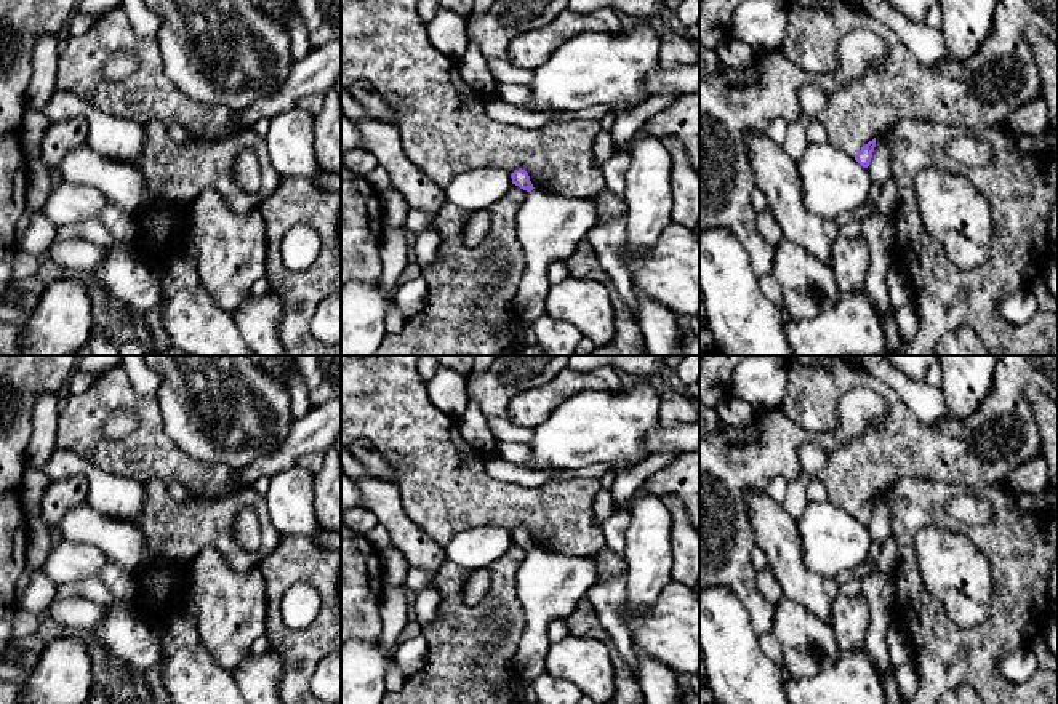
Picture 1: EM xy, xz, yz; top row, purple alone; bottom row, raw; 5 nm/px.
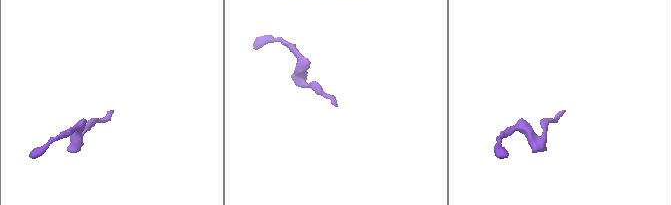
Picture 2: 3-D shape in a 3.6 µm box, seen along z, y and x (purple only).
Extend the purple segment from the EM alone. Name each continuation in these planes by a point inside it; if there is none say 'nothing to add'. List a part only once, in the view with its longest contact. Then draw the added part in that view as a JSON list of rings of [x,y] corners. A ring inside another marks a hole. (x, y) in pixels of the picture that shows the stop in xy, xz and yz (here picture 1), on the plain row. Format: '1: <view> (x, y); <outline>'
1: xz (549, 586); [[[539,547],[527,552],[515,576],[515,592],[523,608],[523,629],[512,658],[512,672],[525,680],[533,680],[546,672],[544,659],[549,651],[547,627],[554,619],[565,619],[597,582],[597,565],[591,557],[567,557],[551,554]]]

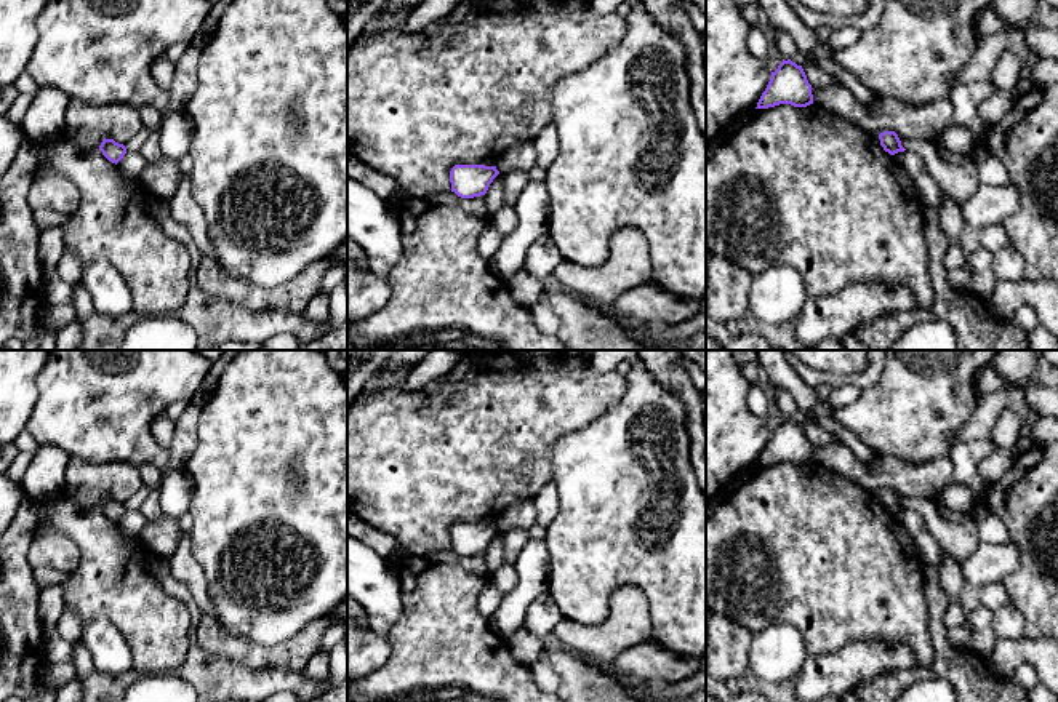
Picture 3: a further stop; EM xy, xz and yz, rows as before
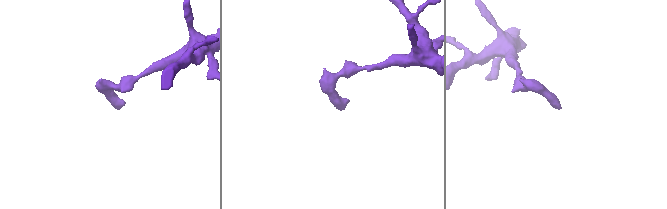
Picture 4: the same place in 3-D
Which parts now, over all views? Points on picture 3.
nothing to add

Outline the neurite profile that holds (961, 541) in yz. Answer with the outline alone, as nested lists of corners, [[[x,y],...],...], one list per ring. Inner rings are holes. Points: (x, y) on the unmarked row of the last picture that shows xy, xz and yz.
[[[900,494],[901,504],[906,509],[917,512],[928,532],[935,537],[940,547],[964,563],[980,545],[978,525],[968,518],[964,523],[949,523],[938,512],[938,504],[920,497],[906,497]]]

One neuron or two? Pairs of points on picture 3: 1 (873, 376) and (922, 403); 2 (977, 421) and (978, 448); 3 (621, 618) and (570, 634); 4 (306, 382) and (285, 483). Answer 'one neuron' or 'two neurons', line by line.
1: two neurons
2: two neurons
3: one neuron
4: one neuron

